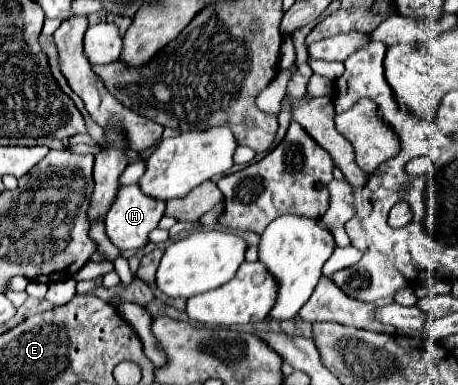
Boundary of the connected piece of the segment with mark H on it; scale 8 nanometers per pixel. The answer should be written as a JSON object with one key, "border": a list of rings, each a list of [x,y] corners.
{"border":[[[137,184],[123,186],[119,190],[111,210],[107,212],[107,218],[105,218],[105,230],[107,230],[109,240],[119,250],[139,250],[139,248],[143,248],[149,242],[147,234],[153,228],[157,228],[157,224],[163,216],[163,210],[165,210],[165,200],[157,200],[157,198],[151,198],[151,196],[143,194]]]}

